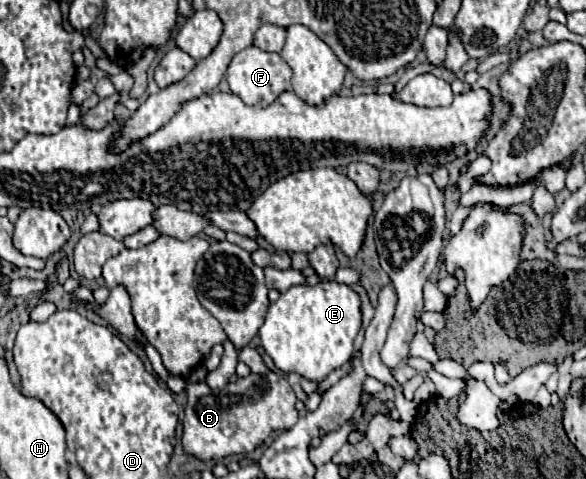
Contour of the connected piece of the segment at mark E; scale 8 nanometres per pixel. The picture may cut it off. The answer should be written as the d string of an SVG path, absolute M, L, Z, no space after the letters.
M319 282L315 286L293 286L269 306L259 330L261 344L277 368L285 374L295 372L311 382L323 382L333 370L351 360L353 340L361 330L361 298L345 284Z

